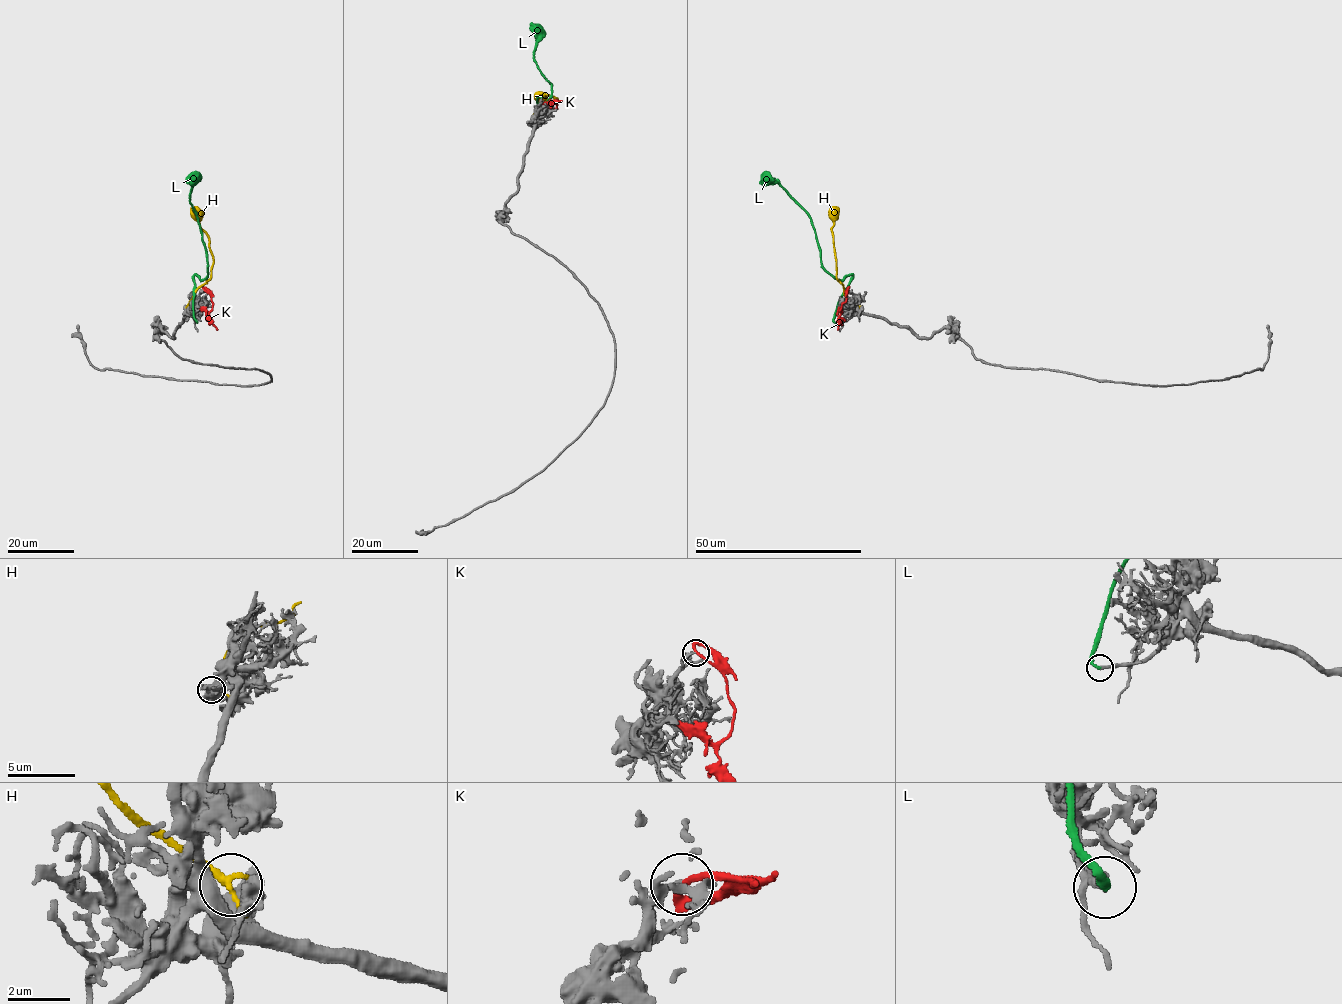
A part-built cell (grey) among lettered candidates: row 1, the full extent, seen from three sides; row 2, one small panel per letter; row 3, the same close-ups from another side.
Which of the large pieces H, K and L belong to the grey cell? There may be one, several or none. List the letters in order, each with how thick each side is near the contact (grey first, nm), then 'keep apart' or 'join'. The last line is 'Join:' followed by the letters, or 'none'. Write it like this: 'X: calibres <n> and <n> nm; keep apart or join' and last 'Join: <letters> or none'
H: calibres 950 and 190 nm; keep apart
K: calibres 190 and 200 nm; keep apart
L: calibres 200 and 240 nm; join
Join: L

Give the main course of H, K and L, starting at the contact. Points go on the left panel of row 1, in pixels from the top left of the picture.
H: (186, 307), (195, 291), (211, 277), (213, 257), (208, 235), (192, 215), (194, 206)
K: (203, 289), (213, 304), (209, 321), (218, 330)
L: (197, 322), (194, 275), (203, 279), (208, 268), (201, 228), (190, 202), (193, 183), (190, 175)

